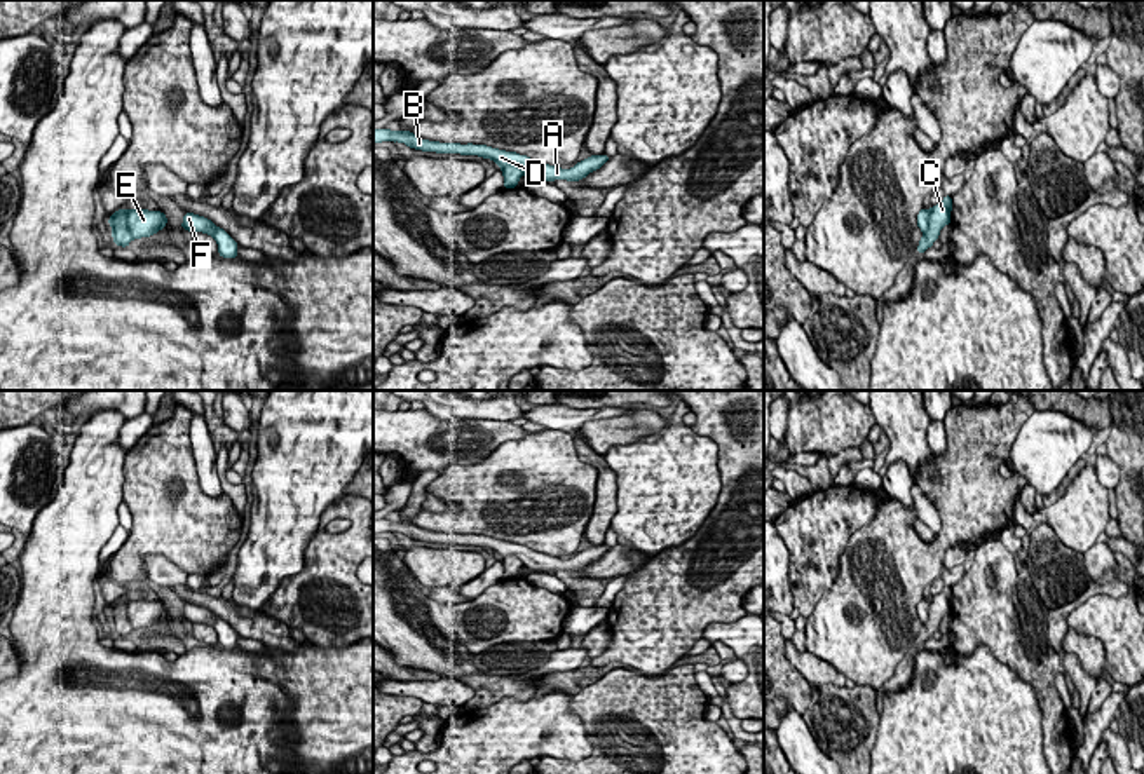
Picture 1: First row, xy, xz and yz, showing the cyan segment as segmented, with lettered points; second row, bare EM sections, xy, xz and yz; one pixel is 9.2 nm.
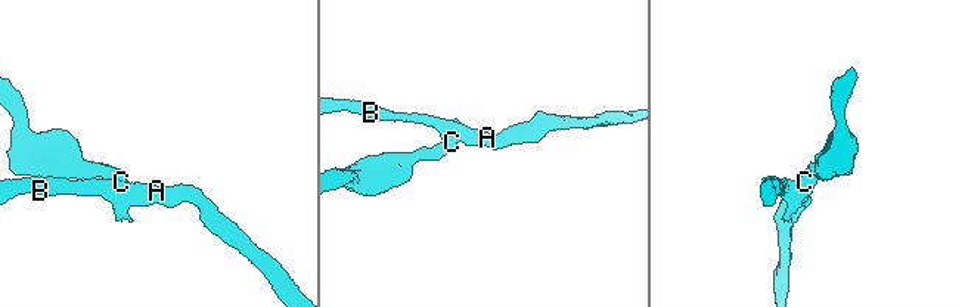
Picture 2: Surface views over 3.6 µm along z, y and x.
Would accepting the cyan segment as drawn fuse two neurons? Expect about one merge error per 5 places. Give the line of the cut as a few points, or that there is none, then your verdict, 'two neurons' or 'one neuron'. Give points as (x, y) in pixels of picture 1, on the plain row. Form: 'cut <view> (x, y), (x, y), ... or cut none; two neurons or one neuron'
cut xy (124, 600), (128, 623), (133, 628); two neurons

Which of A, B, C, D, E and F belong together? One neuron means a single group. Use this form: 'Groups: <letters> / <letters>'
Groups: A B D E F / C

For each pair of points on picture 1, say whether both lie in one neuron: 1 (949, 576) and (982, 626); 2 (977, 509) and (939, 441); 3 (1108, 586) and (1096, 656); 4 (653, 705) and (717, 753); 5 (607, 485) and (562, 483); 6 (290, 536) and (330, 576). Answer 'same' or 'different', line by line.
1: different
2: different
3: different
4: same
5: different
6: different

